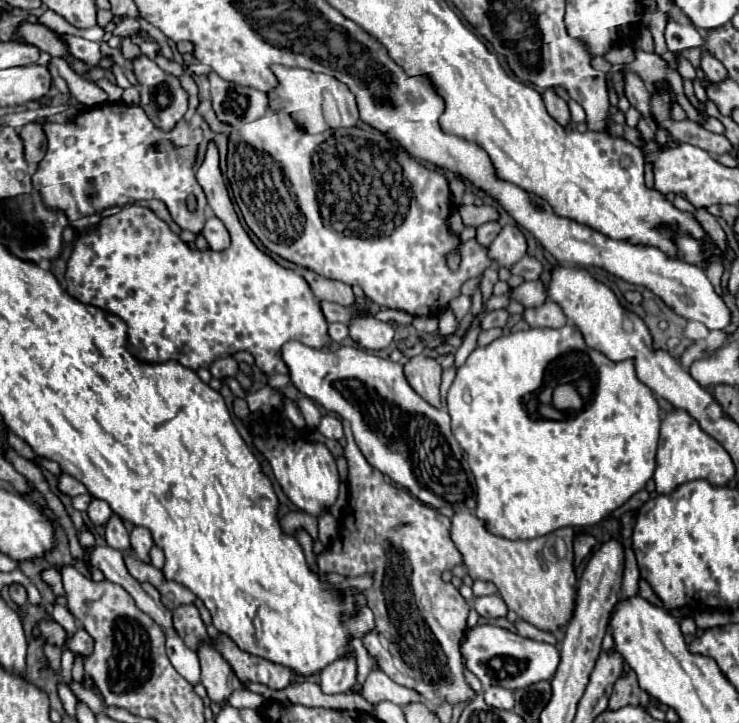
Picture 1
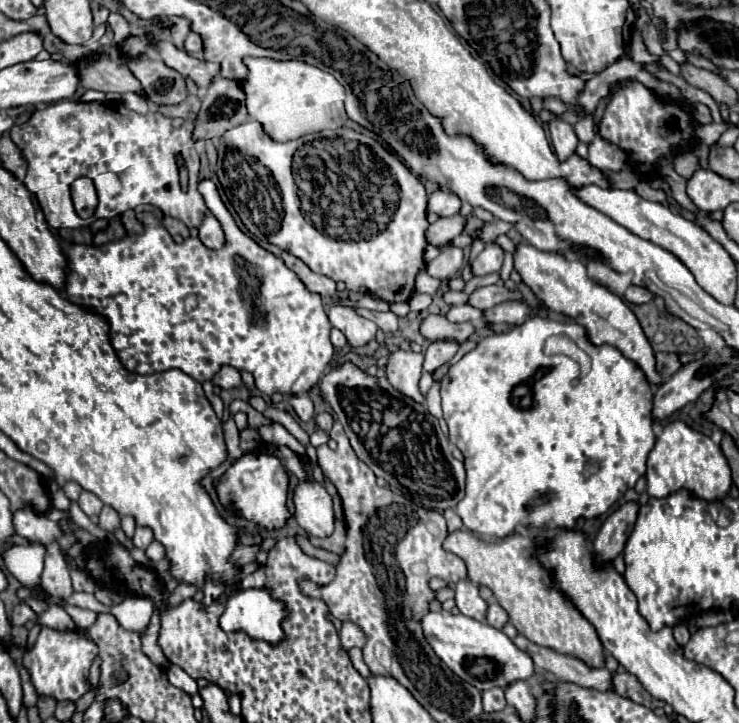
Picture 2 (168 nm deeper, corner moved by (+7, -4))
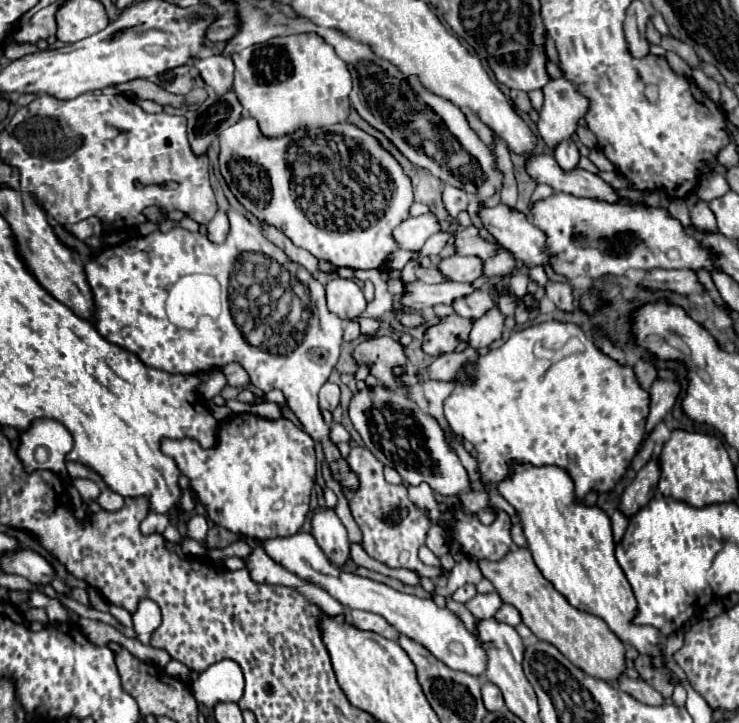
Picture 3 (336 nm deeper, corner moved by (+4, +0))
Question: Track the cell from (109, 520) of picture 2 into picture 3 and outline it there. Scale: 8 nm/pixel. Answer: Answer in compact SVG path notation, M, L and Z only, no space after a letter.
M102 488L102 494L96 502L108 512L118 512L124 506L124 498L120 498L120 494L112 494L112 490L108 488Z

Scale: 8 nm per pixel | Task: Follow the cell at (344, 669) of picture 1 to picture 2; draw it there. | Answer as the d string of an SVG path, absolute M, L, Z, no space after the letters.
M345 622L343 628L341 628L341 632L339 632L339 636L341 636L341 644L343 644L345 650L349 650L353 646L363 648L363 644L365 644L363 630L359 626L353 626L353 622Z

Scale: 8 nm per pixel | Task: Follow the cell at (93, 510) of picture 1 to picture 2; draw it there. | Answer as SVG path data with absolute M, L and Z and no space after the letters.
M83 490L81 492L81 496L79 496L79 506L81 506L81 510L87 514L87 516L93 516L93 514L99 514L101 512L101 508L103 508L103 502L93 494L93 492L87 492L87 490Z

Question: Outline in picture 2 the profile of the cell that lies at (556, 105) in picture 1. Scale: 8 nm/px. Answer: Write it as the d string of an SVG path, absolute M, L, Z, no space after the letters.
M553 120L549 122L549 134L551 134L551 144L559 162L565 162L575 152L579 142L573 132L573 126L563 120Z

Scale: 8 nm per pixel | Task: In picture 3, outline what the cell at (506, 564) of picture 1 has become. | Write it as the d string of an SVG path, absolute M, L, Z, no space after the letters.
M518 546L512 548L514 550L510 550L498 562L478 560L482 576L494 584L502 602L518 608L522 622L534 632L538 640L556 646L574 666L584 670L588 676L616 682L616 678L624 670L624 644L608 630L602 618L570 606L568 600L540 574L530 556L530 550Z

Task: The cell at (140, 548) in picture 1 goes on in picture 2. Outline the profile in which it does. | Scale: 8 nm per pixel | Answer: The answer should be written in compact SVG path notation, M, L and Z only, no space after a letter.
M143 526L143 528L137 528L137 530L135 530L133 544L135 544L137 548L145 550L145 548L147 548L151 542L153 542L153 530L149 530L147 526Z

